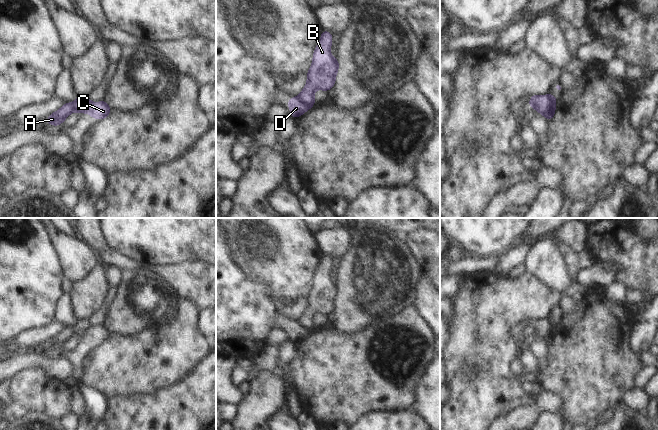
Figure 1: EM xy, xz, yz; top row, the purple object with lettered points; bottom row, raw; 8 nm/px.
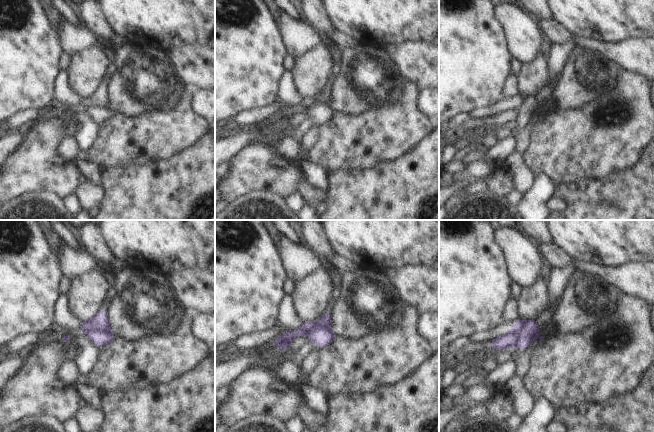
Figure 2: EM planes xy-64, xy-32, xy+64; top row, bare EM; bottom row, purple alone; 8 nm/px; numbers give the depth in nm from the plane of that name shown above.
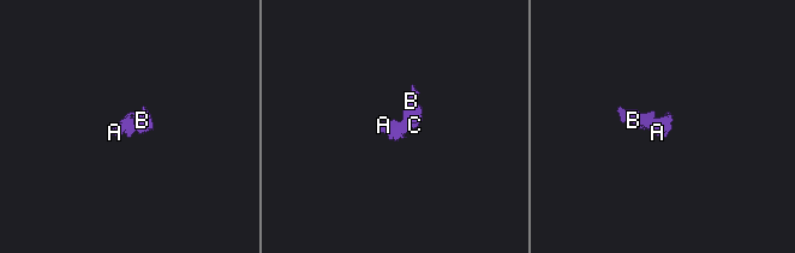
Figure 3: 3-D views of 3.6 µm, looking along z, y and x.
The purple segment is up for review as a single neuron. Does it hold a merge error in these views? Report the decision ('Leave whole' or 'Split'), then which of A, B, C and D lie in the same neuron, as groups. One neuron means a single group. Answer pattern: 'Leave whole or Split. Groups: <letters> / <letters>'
Leave whole. Groups: A B C D

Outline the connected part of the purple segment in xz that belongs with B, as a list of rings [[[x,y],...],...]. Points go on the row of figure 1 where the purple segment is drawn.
[[[326,30],[321,33],[321,43],[316,46],[313,54],[313,63],[307,73],[308,82],[298,97],[291,97],[287,106],[291,115],[296,120],[299,115],[309,111],[316,100],[313,91],[321,89],[329,91],[335,85],[335,76],[339,69],[337,58],[330,55],[333,40],[332,34]]]

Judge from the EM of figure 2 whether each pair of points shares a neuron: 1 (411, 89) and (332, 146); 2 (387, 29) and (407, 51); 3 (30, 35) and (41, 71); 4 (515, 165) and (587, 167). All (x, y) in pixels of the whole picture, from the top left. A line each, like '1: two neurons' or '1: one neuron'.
1: one neuron
2: two neurons
3: one neuron
4: two neurons

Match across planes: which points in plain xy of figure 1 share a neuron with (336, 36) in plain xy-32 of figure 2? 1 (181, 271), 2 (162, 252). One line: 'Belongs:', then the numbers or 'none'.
Belongs: 1

